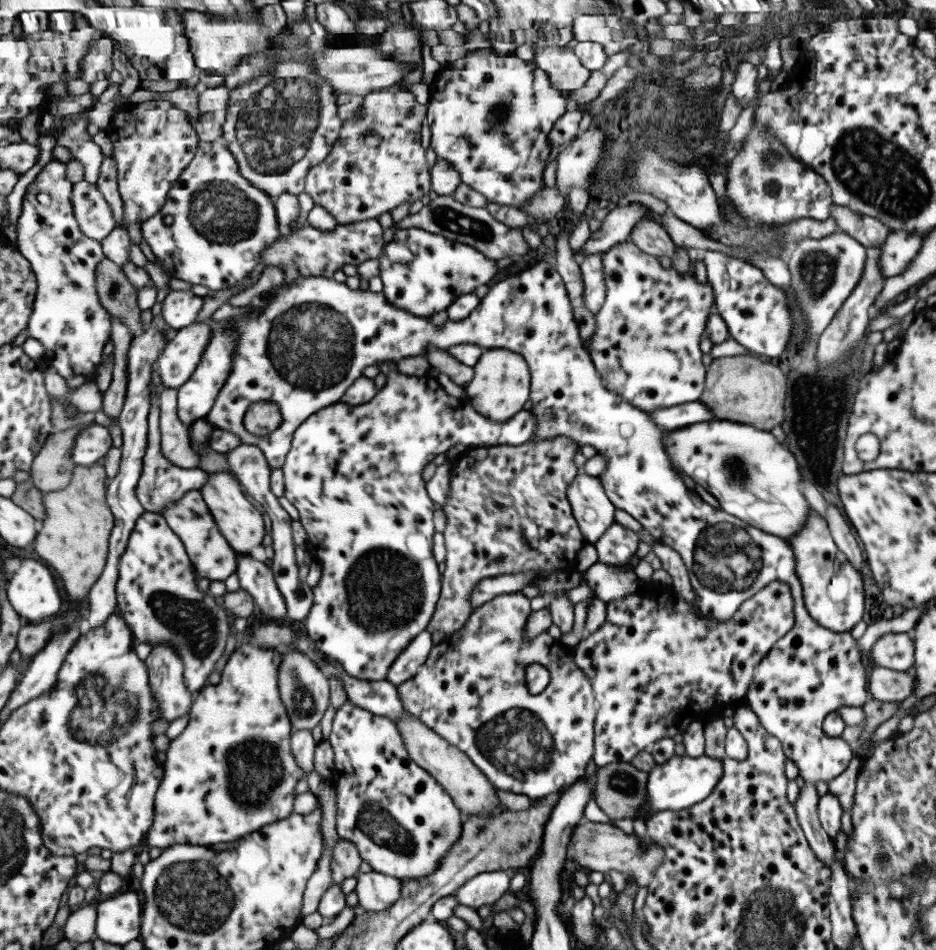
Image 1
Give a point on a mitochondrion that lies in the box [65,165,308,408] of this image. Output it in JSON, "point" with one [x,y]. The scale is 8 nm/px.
{"point":[220,212]}

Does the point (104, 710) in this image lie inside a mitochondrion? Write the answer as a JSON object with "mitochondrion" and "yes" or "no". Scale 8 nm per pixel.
{"mitochondrion":"yes"}

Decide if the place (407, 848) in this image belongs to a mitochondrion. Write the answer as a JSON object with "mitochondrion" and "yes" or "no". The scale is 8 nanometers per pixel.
{"mitochondrion":"no"}

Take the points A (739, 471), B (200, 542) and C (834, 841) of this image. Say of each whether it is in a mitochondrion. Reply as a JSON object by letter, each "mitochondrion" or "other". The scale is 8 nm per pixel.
{"A":"mitochondrion","B":"other","C":"other"}

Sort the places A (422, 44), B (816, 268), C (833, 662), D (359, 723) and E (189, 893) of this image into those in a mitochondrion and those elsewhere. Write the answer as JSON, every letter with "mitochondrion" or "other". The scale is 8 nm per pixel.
{"A":"other","B":"mitochondrion","C":"other","D":"other","E":"mitochondrion"}

